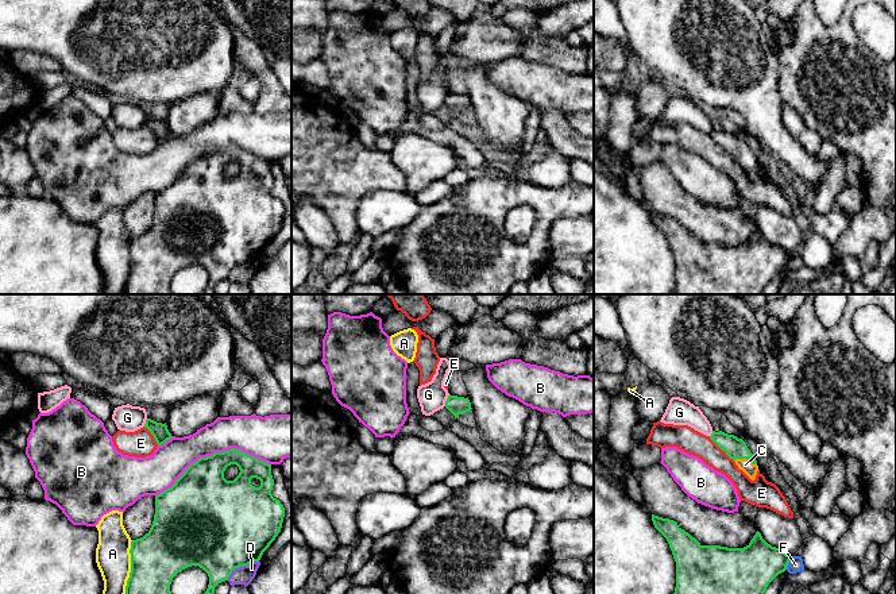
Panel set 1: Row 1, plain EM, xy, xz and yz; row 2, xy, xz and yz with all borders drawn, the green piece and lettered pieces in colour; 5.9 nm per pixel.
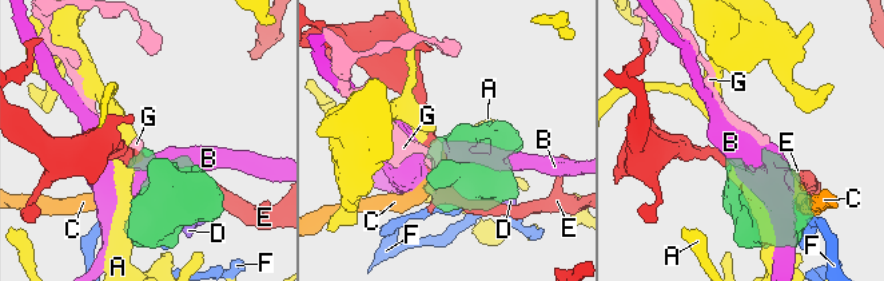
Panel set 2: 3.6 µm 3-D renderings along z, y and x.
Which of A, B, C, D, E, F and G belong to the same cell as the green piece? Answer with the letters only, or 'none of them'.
C

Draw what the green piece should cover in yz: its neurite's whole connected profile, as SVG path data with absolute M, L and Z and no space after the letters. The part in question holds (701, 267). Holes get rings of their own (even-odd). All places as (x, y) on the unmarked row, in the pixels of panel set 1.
M652 212L654 225L667 236L676 259L676 285L672 294L764 294L768 282L792 254L768 242L757 228L744 246L702 243L676 219Z

